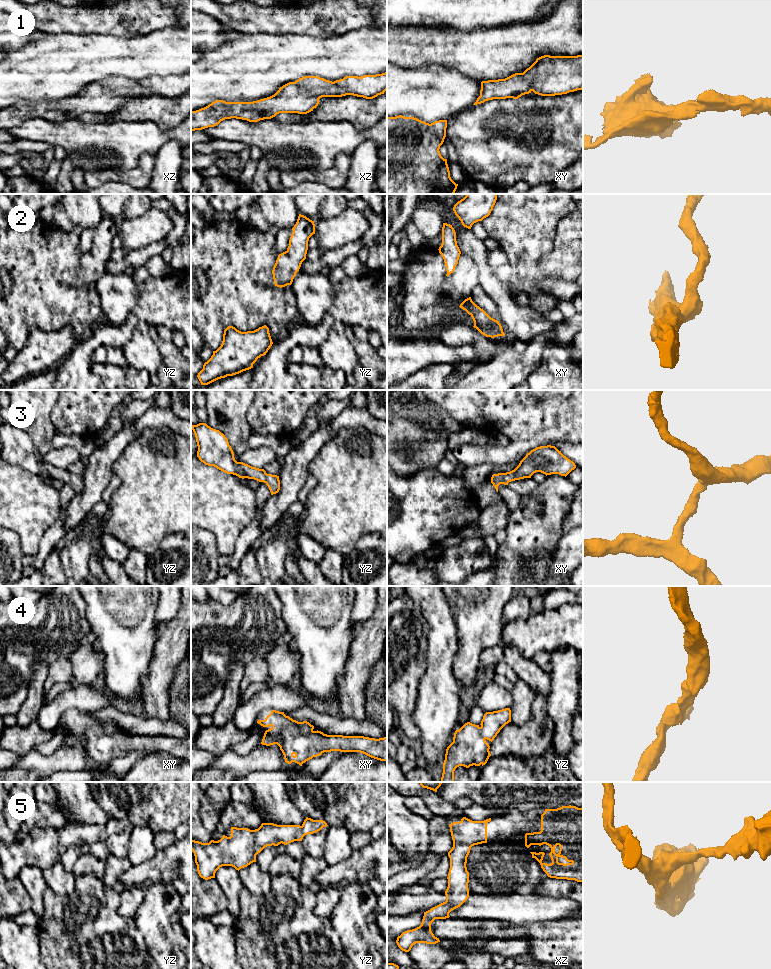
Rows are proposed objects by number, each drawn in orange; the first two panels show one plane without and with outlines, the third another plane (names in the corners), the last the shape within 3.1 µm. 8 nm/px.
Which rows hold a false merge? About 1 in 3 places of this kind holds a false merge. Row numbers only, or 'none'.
none

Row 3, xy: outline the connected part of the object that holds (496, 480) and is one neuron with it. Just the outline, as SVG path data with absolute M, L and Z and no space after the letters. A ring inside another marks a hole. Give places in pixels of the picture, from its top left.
M540 446L527 453L514 470L493 474L491 483L498 492L500 484L508 485L511 481L531 478L536 472L541 472L546 476L559 474L566 477L575 468L575 463L564 456L555 446Z

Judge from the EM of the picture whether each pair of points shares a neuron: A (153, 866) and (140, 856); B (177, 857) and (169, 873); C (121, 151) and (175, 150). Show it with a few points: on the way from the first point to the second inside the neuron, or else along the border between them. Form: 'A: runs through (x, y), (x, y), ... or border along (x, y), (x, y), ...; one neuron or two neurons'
A: border along (157, 849), (150, 859), (132, 865); two neurons
B: runs through (174, 861), (169, 866), (169, 869); one neuron
C: border along (180, 144), (174, 140), (167, 141), (154, 155); two neurons

